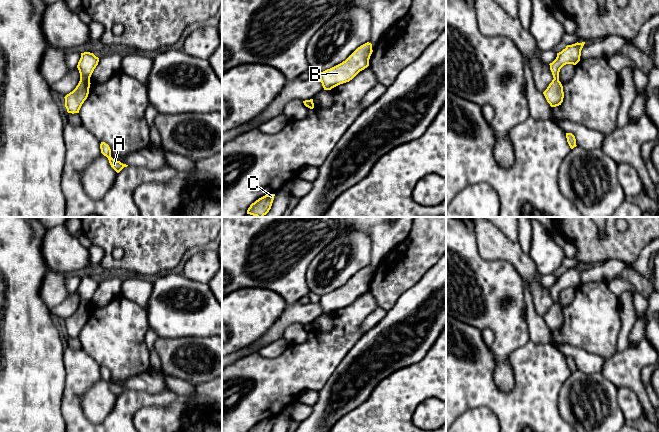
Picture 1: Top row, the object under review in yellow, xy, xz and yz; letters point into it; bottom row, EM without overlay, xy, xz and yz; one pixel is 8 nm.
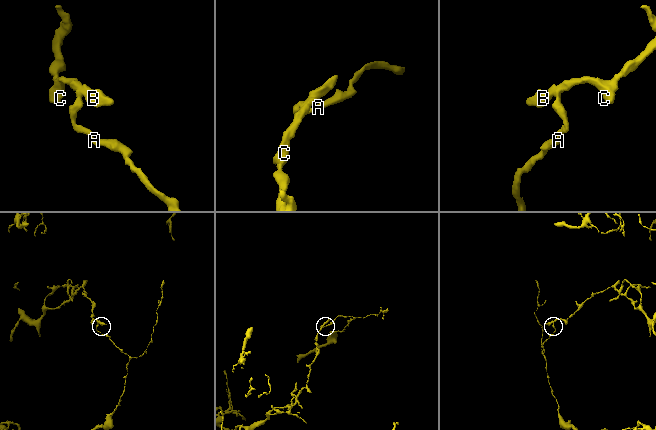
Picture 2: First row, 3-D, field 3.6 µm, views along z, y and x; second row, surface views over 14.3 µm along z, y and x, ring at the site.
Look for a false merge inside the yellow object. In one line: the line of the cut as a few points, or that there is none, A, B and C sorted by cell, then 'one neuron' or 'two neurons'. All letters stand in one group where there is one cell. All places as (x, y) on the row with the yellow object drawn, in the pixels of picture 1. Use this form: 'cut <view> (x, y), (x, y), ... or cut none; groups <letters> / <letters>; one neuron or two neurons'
cut xy (80, 78), (89, 81); groups A / B C; two neurons

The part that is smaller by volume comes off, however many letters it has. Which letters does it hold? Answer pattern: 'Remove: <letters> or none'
Remove: A

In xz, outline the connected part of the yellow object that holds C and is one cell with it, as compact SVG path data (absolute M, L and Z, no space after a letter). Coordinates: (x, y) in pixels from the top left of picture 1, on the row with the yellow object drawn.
M275 194L265 195L250 205L247 214L263 217L271 209Z

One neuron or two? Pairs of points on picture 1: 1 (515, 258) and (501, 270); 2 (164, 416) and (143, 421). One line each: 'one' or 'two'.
1: two
2: one

